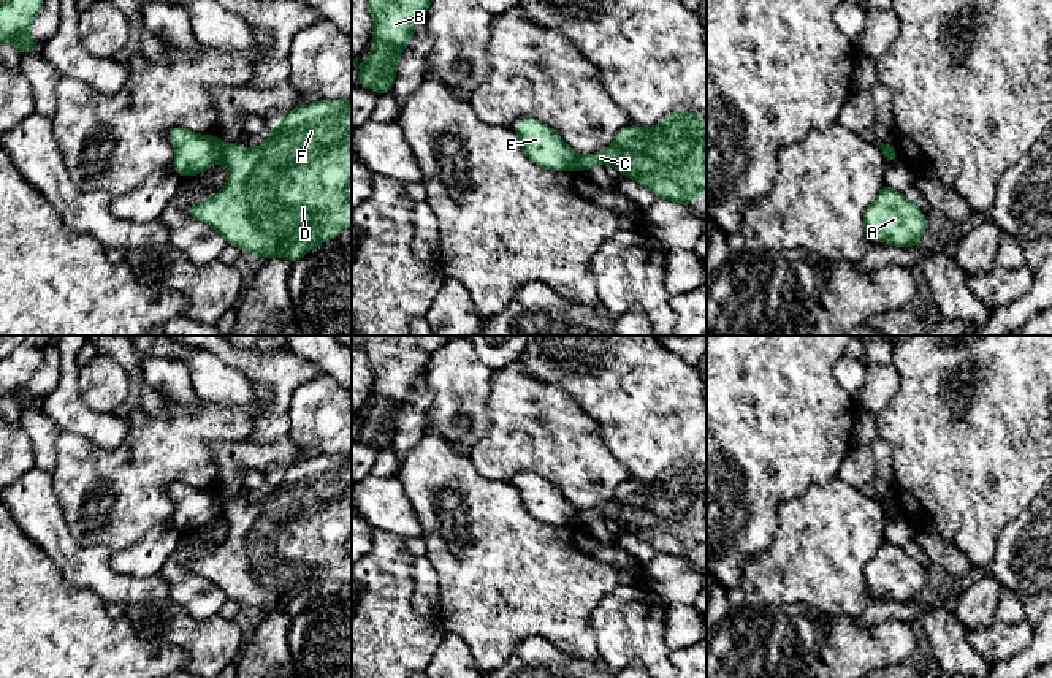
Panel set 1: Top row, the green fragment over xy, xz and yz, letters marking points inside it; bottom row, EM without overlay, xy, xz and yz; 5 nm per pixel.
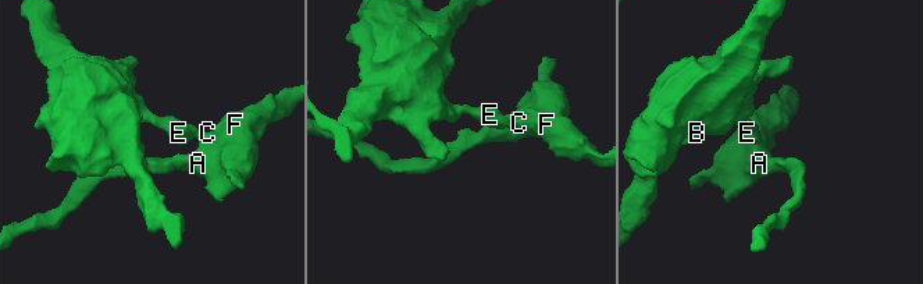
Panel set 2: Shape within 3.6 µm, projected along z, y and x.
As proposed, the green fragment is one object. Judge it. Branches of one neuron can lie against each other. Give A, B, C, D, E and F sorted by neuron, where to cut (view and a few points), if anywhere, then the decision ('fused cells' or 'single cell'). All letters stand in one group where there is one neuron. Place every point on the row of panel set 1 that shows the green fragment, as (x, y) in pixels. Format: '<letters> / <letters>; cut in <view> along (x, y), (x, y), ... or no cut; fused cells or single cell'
A C D F / B E; cut in xy along (227, 144), (222, 157); fused cells

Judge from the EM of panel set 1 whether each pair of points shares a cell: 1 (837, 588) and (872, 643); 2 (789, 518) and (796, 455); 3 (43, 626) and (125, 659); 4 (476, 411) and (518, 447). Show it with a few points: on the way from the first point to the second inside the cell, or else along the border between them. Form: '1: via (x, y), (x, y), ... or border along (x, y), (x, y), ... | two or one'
1: border along (818, 609), (854, 618) | two
2: border along (824, 483), (785, 501), (773, 534) | two
3: via (64, 643), (73, 653), (94, 653), (105, 659) | one
4: border along (491, 385), (488, 431), (468, 453) | two

